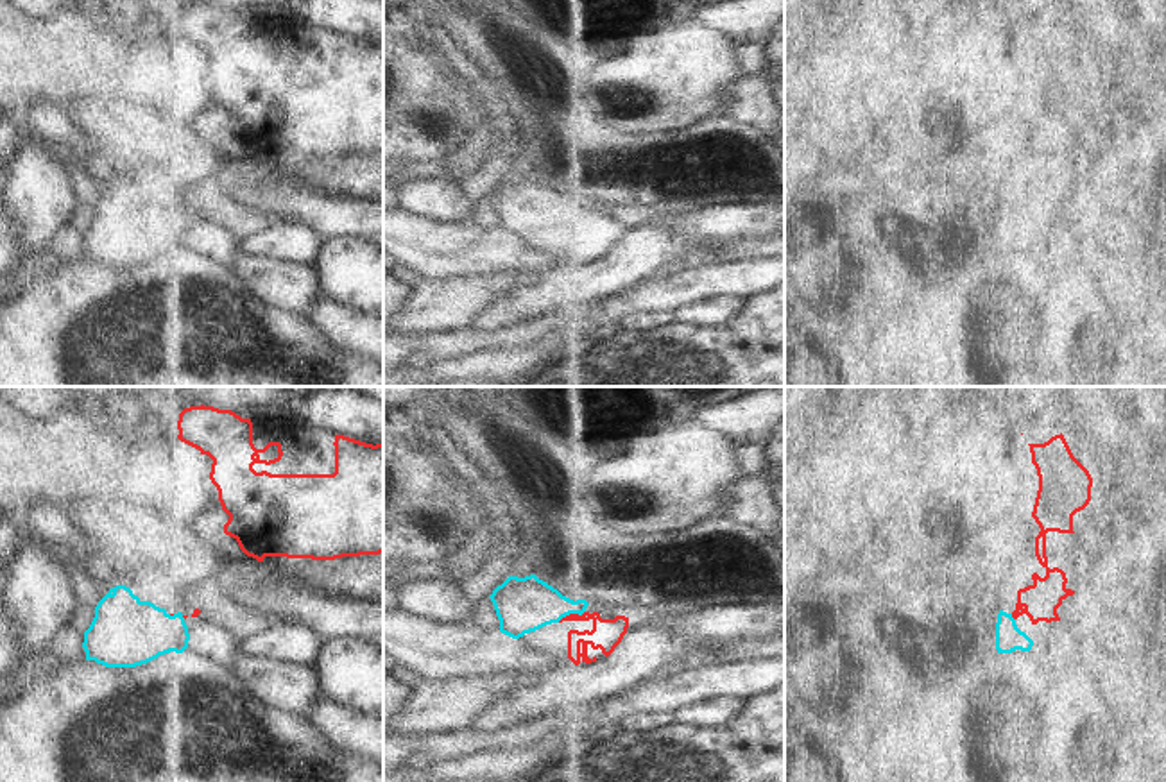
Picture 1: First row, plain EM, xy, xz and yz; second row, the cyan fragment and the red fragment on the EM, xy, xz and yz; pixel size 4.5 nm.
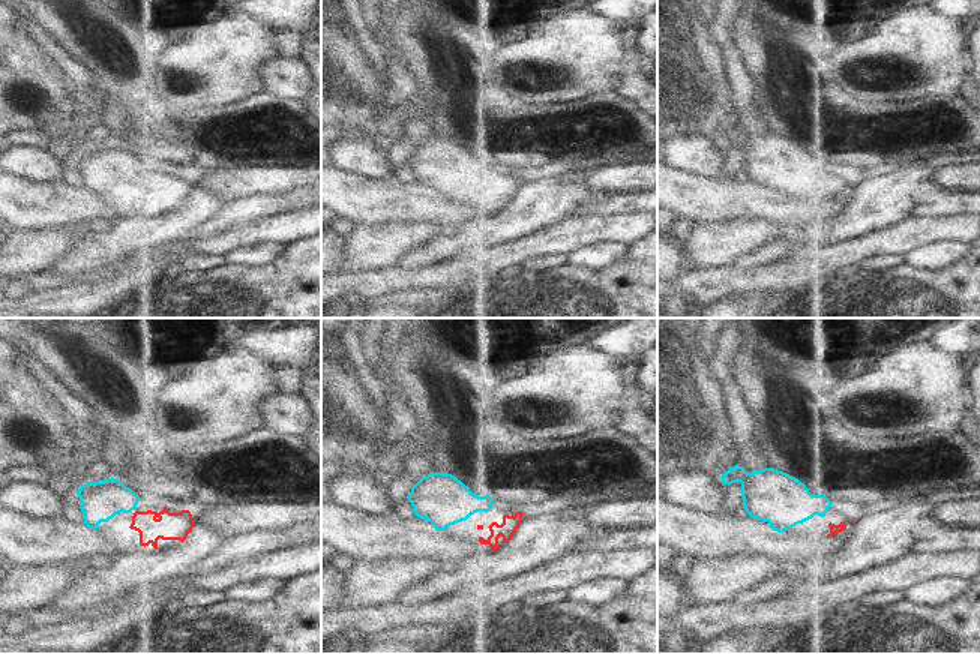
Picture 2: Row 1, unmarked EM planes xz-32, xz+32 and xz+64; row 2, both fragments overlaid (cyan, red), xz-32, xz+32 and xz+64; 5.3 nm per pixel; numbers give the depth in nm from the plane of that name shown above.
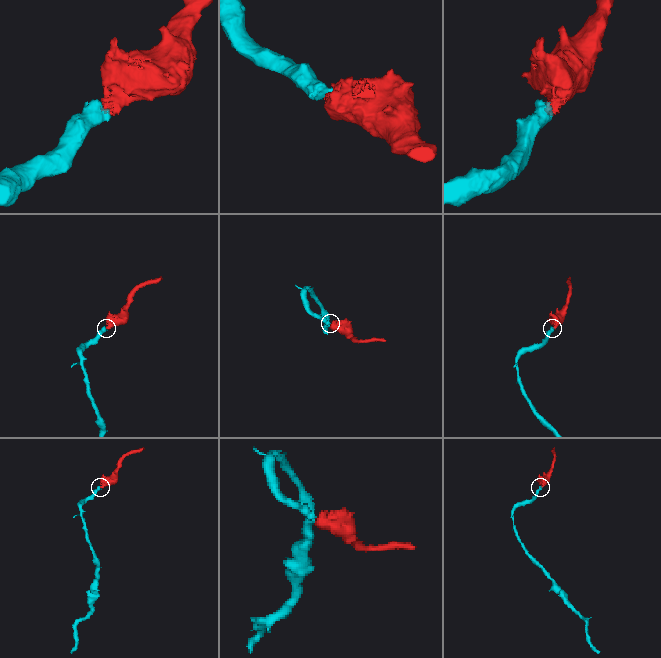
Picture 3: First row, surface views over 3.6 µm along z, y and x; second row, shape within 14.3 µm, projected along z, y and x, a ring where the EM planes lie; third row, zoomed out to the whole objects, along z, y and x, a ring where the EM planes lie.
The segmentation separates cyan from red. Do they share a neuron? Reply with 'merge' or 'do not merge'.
merge

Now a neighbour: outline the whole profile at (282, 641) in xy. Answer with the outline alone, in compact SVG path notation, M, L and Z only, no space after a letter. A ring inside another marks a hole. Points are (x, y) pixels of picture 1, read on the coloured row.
M256 621L247 626L236 648L258 659L317 667L324 651L324 637L290 621Z

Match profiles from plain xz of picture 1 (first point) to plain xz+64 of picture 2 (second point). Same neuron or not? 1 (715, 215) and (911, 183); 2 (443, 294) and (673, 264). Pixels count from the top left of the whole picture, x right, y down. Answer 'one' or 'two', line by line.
1: two
2: two

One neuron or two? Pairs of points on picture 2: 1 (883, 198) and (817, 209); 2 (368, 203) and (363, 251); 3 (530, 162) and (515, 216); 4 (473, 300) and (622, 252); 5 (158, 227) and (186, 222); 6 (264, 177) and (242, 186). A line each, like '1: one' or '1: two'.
1: two
2: two
3: two
4: two
5: one
6: one

